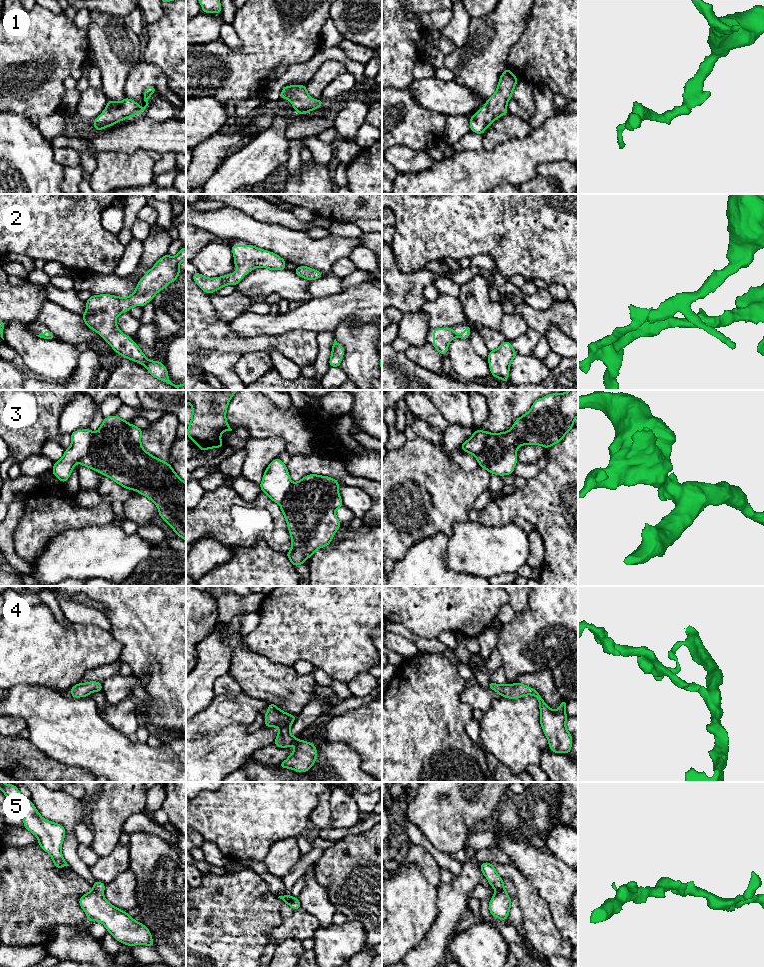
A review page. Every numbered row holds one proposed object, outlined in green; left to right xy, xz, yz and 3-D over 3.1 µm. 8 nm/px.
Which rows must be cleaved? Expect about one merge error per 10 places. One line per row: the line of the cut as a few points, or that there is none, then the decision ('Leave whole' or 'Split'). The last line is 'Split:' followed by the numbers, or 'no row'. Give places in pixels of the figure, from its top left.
1: No split. Leave whole
2: No split. Leave whole
3: Split along xy (94, 433), (89, 451), (79, 461). Split
4: No split. Leave whole
5: No split. Leave whole
Split: 3

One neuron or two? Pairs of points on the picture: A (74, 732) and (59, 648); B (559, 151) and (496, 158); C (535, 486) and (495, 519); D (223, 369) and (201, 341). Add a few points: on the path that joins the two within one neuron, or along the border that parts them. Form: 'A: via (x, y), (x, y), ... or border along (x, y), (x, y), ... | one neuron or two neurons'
A: border along (37, 685), (52, 687), (60, 692) | two neurons
B: via (543, 151), (531, 151), (520, 158), (512, 158) | one neuron
C: via (526, 496), (518, 504), (505, 509) | one neuron
D: border along (196, 349), (231, 352) | two neurons

